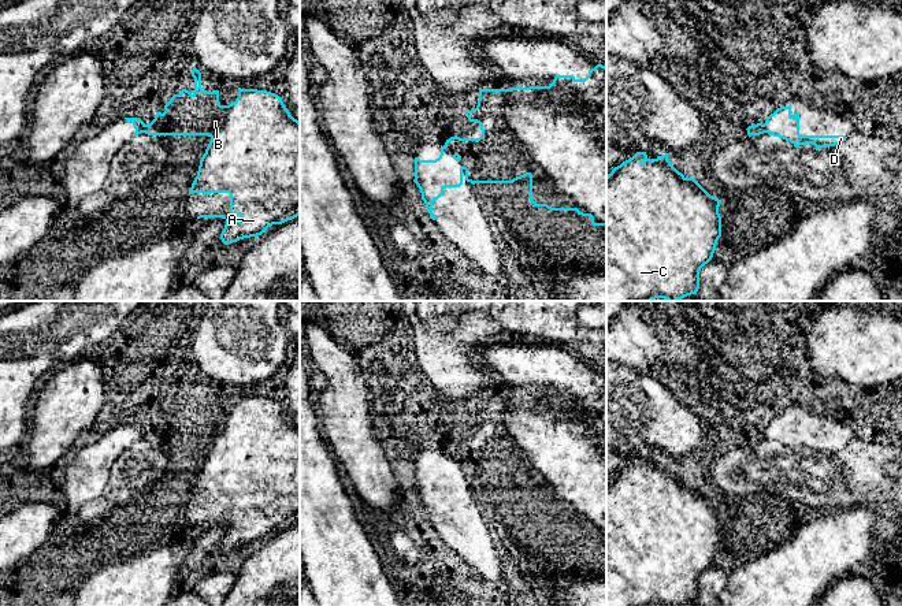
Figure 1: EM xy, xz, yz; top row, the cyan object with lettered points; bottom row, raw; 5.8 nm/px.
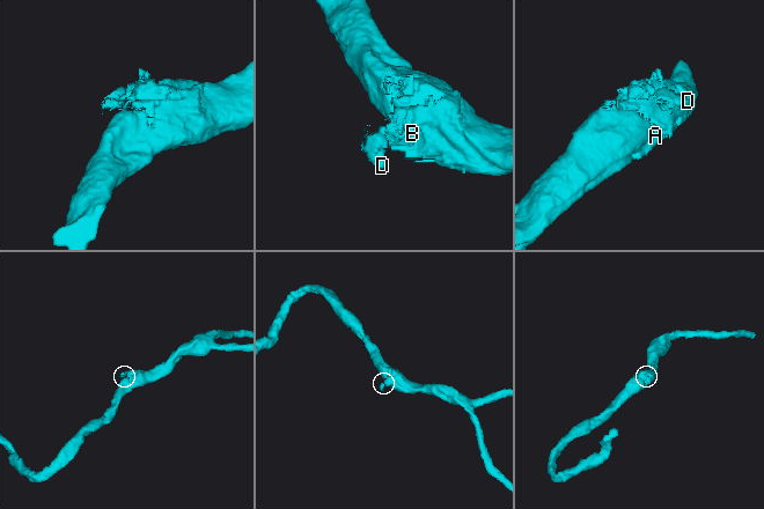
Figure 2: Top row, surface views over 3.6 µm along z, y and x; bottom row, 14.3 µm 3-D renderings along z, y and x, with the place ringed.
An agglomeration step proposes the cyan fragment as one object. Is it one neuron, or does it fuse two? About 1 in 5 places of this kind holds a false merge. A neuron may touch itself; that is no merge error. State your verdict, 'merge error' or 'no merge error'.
merge error

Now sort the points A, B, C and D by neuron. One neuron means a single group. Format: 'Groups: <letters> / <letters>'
Groups: A B C / D

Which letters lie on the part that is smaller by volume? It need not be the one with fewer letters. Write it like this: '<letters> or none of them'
D

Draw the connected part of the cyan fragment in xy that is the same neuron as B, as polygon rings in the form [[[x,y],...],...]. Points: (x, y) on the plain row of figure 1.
[[[193,373],[192,383],[194,384],[194,399],[192,401],[189,397],[182,395],[179,401],[174,401],[171,406],[164,412],[164,419],[157,419],[155,425],[144,432],[142,439],[148,442],[208,442],[211,445],[205,460],[203,461],[197,477],[197,483],[194,484],[192,494],[189,497],[189,502],[193,499],[229,499],[230,501],[230,520],[240,521],[240,527],[227,527],[224,521],[200,521],[200,524],[222,524],[226,527],[224,535],[220,540],[220,546],[224,551],[237,549],[244,544],[257,543],[261,542],[268,533],[272,531],[282,531],[287,527],[292,527],[300,521],[300,428],[294,425],[289,416],[285,413],[282,404],[275,399],[267,397],[257,397],[257,395],[241,395],[238,394],[238,404],[234,409],[229,412],[219,410],[219,397],[207,398],[201,394],[201,379]]]

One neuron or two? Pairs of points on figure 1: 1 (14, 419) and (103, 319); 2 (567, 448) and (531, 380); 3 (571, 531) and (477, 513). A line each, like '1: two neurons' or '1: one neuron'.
1: one neuron
2: one neuron
3: two neurons

